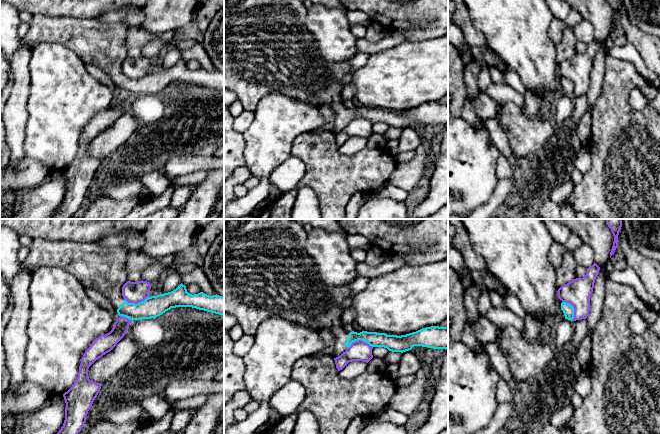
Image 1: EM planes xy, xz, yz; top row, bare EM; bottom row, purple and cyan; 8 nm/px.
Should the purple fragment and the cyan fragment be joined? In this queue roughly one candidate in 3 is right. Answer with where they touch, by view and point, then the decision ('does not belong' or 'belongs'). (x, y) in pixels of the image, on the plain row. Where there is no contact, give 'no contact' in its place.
contact xz (359, 116); does not belong

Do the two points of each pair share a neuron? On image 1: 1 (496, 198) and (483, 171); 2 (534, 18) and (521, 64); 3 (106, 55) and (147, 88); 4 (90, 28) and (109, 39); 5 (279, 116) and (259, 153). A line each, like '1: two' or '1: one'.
1: two
2: one
3: one
4: one
5: one

